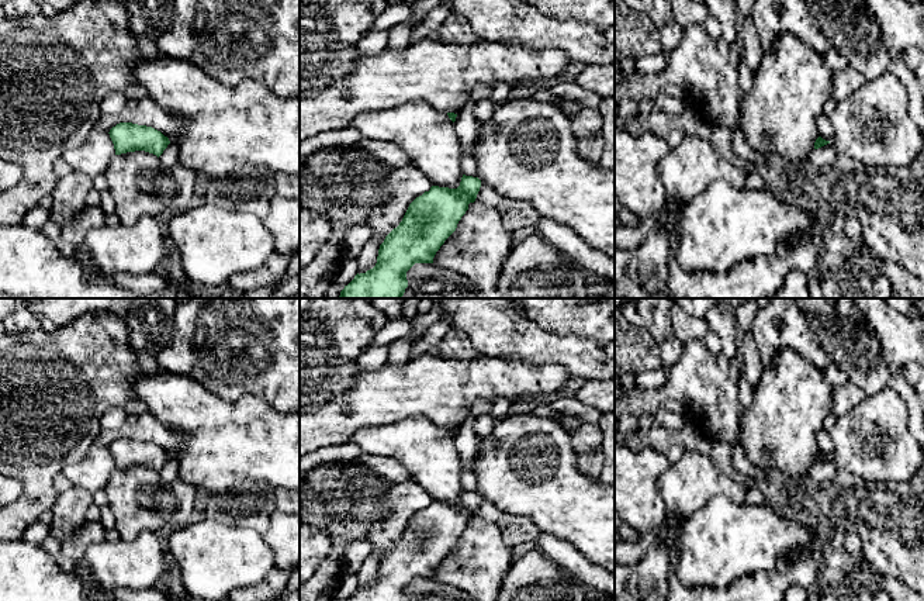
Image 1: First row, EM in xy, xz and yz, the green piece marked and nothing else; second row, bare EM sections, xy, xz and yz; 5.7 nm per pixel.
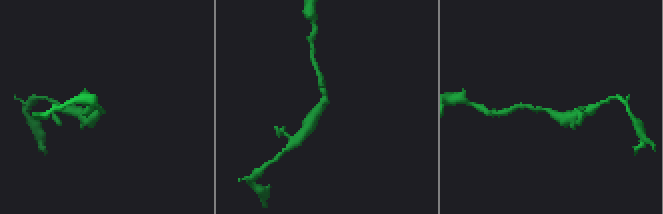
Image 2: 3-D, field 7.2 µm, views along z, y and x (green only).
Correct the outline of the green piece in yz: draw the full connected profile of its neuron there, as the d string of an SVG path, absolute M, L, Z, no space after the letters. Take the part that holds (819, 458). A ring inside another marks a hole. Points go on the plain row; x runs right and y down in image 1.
M819 452L814 457L814 464L809 470L807 476L816 481L826 481L826 480L834 480L837 472L838 470L835 469L835 464L831 460L831 457Z

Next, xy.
M120 438L110 445L115 470L145 466L153 469L165 481L179 479L179 463L160 446L132 438Z

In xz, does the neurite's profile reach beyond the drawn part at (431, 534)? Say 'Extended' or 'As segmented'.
Extended

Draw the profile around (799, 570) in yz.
M817 549L803 556L783 555L775 569L745 574L724 588L691 588L669 576L665 601L782 601L790 586L816 590L823 559Z

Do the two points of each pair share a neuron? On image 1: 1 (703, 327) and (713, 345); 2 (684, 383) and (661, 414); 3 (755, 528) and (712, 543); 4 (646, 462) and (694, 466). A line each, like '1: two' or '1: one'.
1: one
2: two
3: one
4: two

